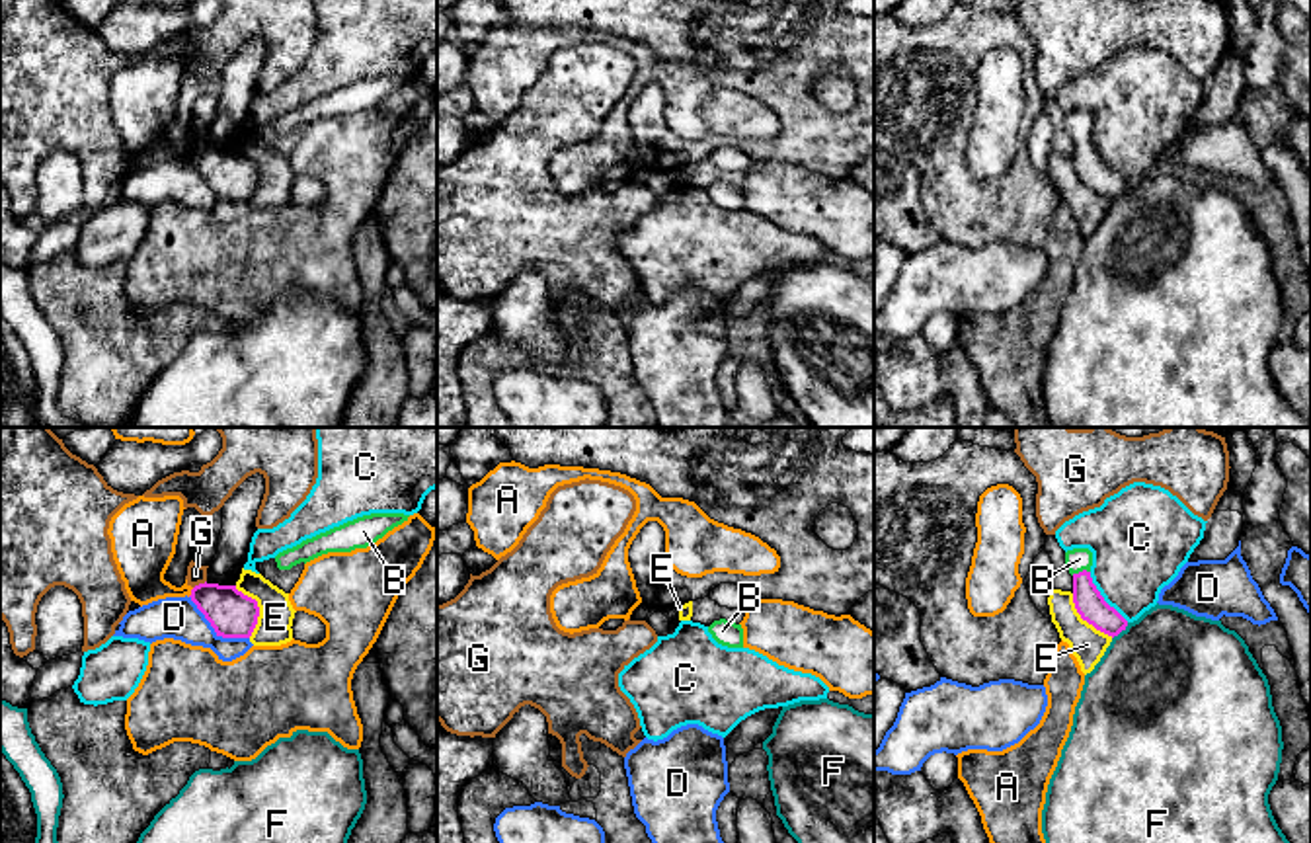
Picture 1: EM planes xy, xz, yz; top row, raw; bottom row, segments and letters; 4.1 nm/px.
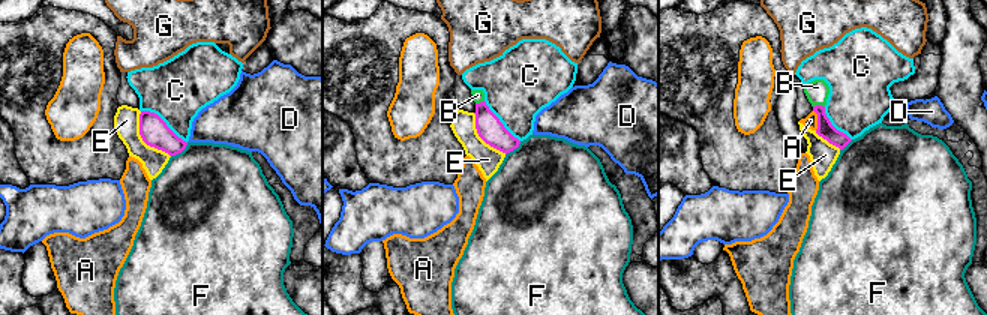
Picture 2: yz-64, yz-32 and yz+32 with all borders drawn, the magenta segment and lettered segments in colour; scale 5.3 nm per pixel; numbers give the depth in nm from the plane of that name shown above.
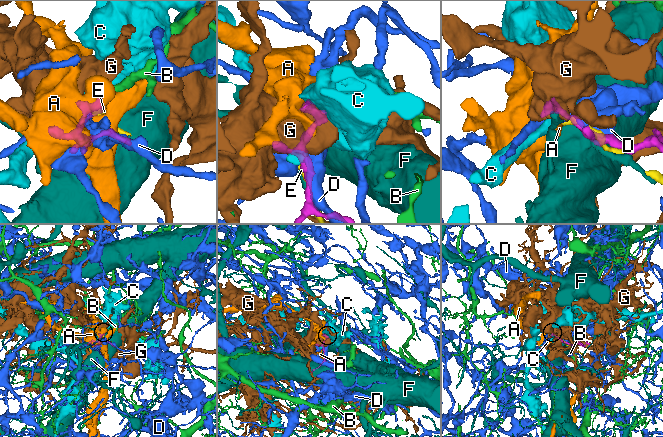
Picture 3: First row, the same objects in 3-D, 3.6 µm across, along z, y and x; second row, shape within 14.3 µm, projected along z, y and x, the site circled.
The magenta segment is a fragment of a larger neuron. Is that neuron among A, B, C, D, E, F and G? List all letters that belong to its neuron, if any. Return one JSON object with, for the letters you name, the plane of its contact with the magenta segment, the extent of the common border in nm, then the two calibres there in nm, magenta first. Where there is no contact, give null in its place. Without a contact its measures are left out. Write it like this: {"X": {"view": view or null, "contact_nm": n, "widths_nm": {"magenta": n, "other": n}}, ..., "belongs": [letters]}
{"B": {"view": "yz", "contact_nm": 80, "widths_nm": {"magenta": 120, "other": 100}}, "belongs": ["B"]}

